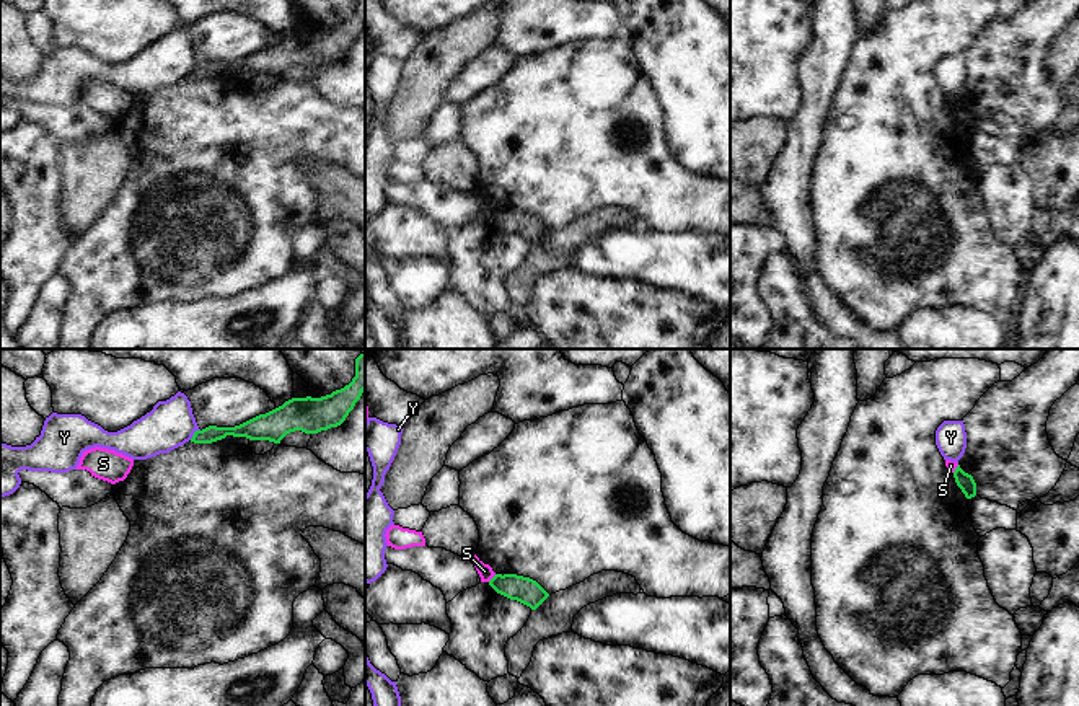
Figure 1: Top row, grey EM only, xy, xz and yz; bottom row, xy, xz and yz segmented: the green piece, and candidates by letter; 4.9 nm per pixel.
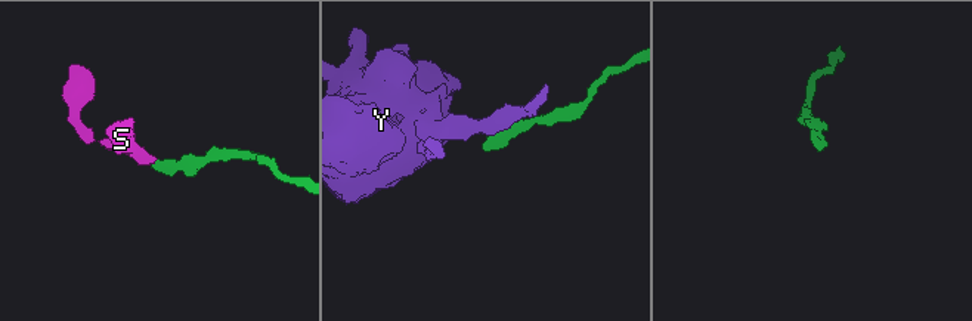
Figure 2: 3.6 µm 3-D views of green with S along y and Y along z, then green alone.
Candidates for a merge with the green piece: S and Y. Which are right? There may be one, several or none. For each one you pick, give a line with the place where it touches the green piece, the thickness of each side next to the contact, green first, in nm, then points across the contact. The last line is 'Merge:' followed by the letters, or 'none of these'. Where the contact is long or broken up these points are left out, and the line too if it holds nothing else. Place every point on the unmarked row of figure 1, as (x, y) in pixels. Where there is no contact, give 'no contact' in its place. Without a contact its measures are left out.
Merge: none of these

